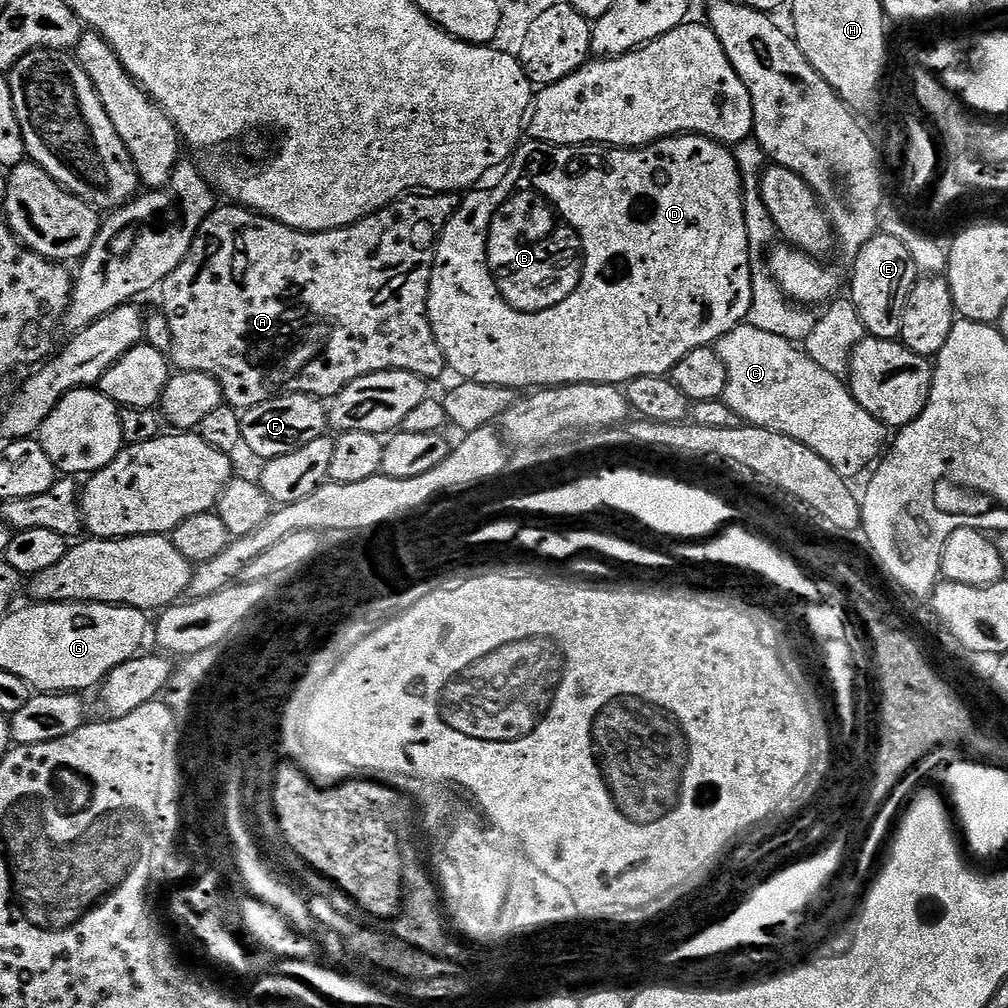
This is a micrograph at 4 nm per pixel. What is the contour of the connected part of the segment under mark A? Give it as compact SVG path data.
M405 194L382 210L362 218L357 224L325 232L300 232L269 216L262 216L243 206L228 206L209 211L196 231L194 242L182 262L165 278L158 289L164 299L162 311L170 322L173 346L170 360L181 372L210 374L222 386L224 403L237 410L258 406L275 396L288 392L308 392L312 396L331 398L337 396L354 378L378 374L386 370L406 370L424 380L436 382L445 368L444 355L434 338L428 321L428 283L432 277L432 264L436 260L436 243L440 240L446 222L459 206L461 197L456 194Z

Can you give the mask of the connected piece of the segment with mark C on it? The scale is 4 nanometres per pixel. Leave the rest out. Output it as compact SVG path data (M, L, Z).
M745 322L717 340L714 347L718 358L722 358L722 366L726 366L726 390L722 399L730 406L730 410L734 410L734 414L740 416L745 425L774 430L802 442L802 446L810 446L810 450L814 450L818 458L826 458L826 462L830 462L830 466L834 466L834 470L838 470L838 474L845 478L853 478L859 472L867 473L885 451L886 441L890 436L889 429L885 428L881 420L874 418L874 414L858 406L851 388L841 377L818 366L795 343L758 330Z

